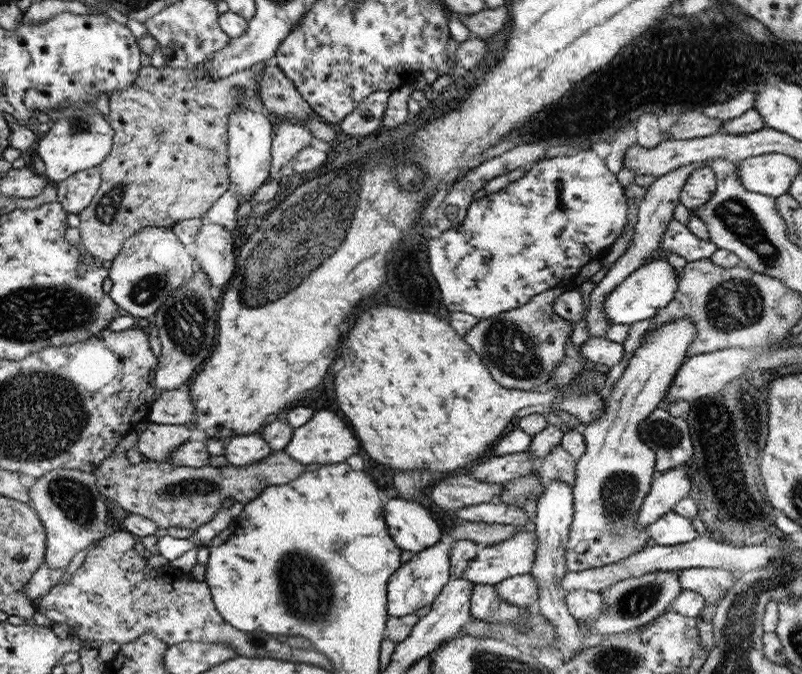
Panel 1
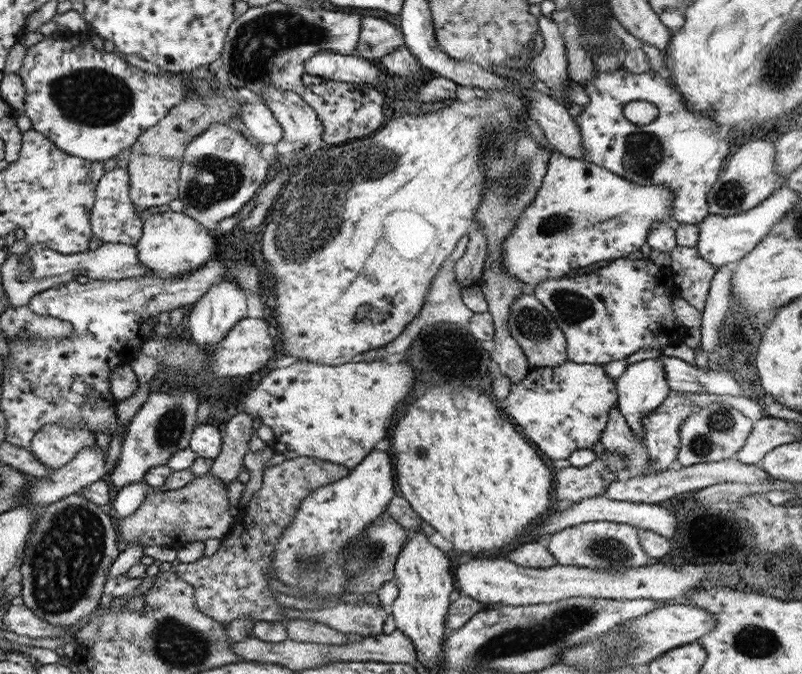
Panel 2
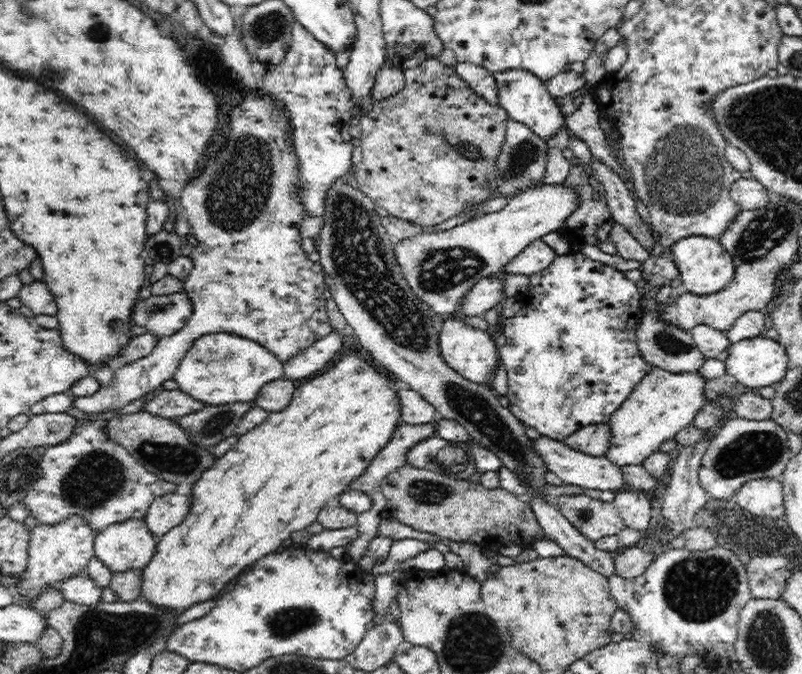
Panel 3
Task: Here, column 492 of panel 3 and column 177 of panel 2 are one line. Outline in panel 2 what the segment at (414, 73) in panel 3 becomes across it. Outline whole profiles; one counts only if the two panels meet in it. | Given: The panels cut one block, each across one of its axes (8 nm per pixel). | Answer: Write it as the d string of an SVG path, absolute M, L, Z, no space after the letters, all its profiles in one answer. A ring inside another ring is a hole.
M218 89L215 95L202 100L192 100L190 96L171 108L170 114L139 136L130 151L126 168L131 181L131 201L136 204L135 211L141 214L161 205L168 205L179 198L179 176L186 146L192 139L202 134L212 123L228 125L232 116L242 114L244 102L226 99Z

